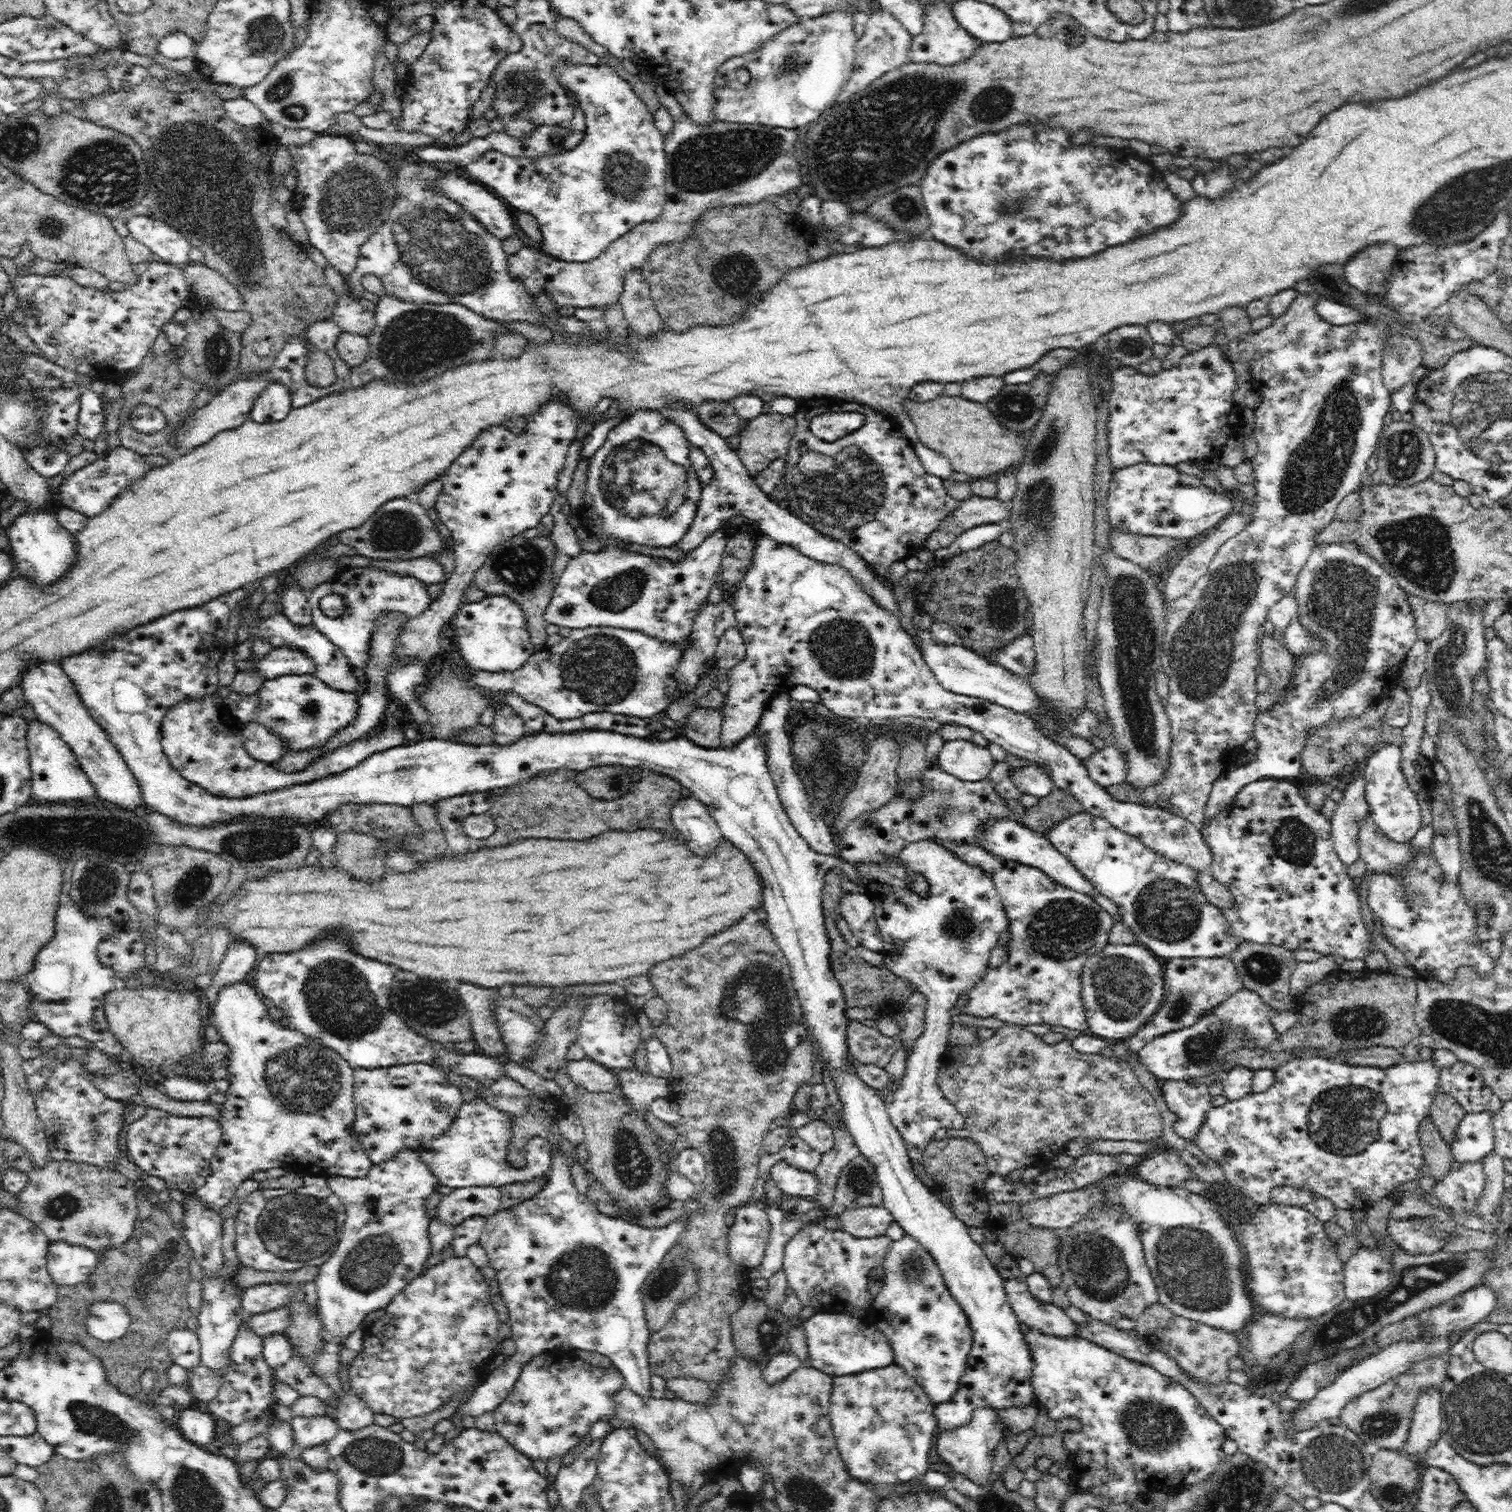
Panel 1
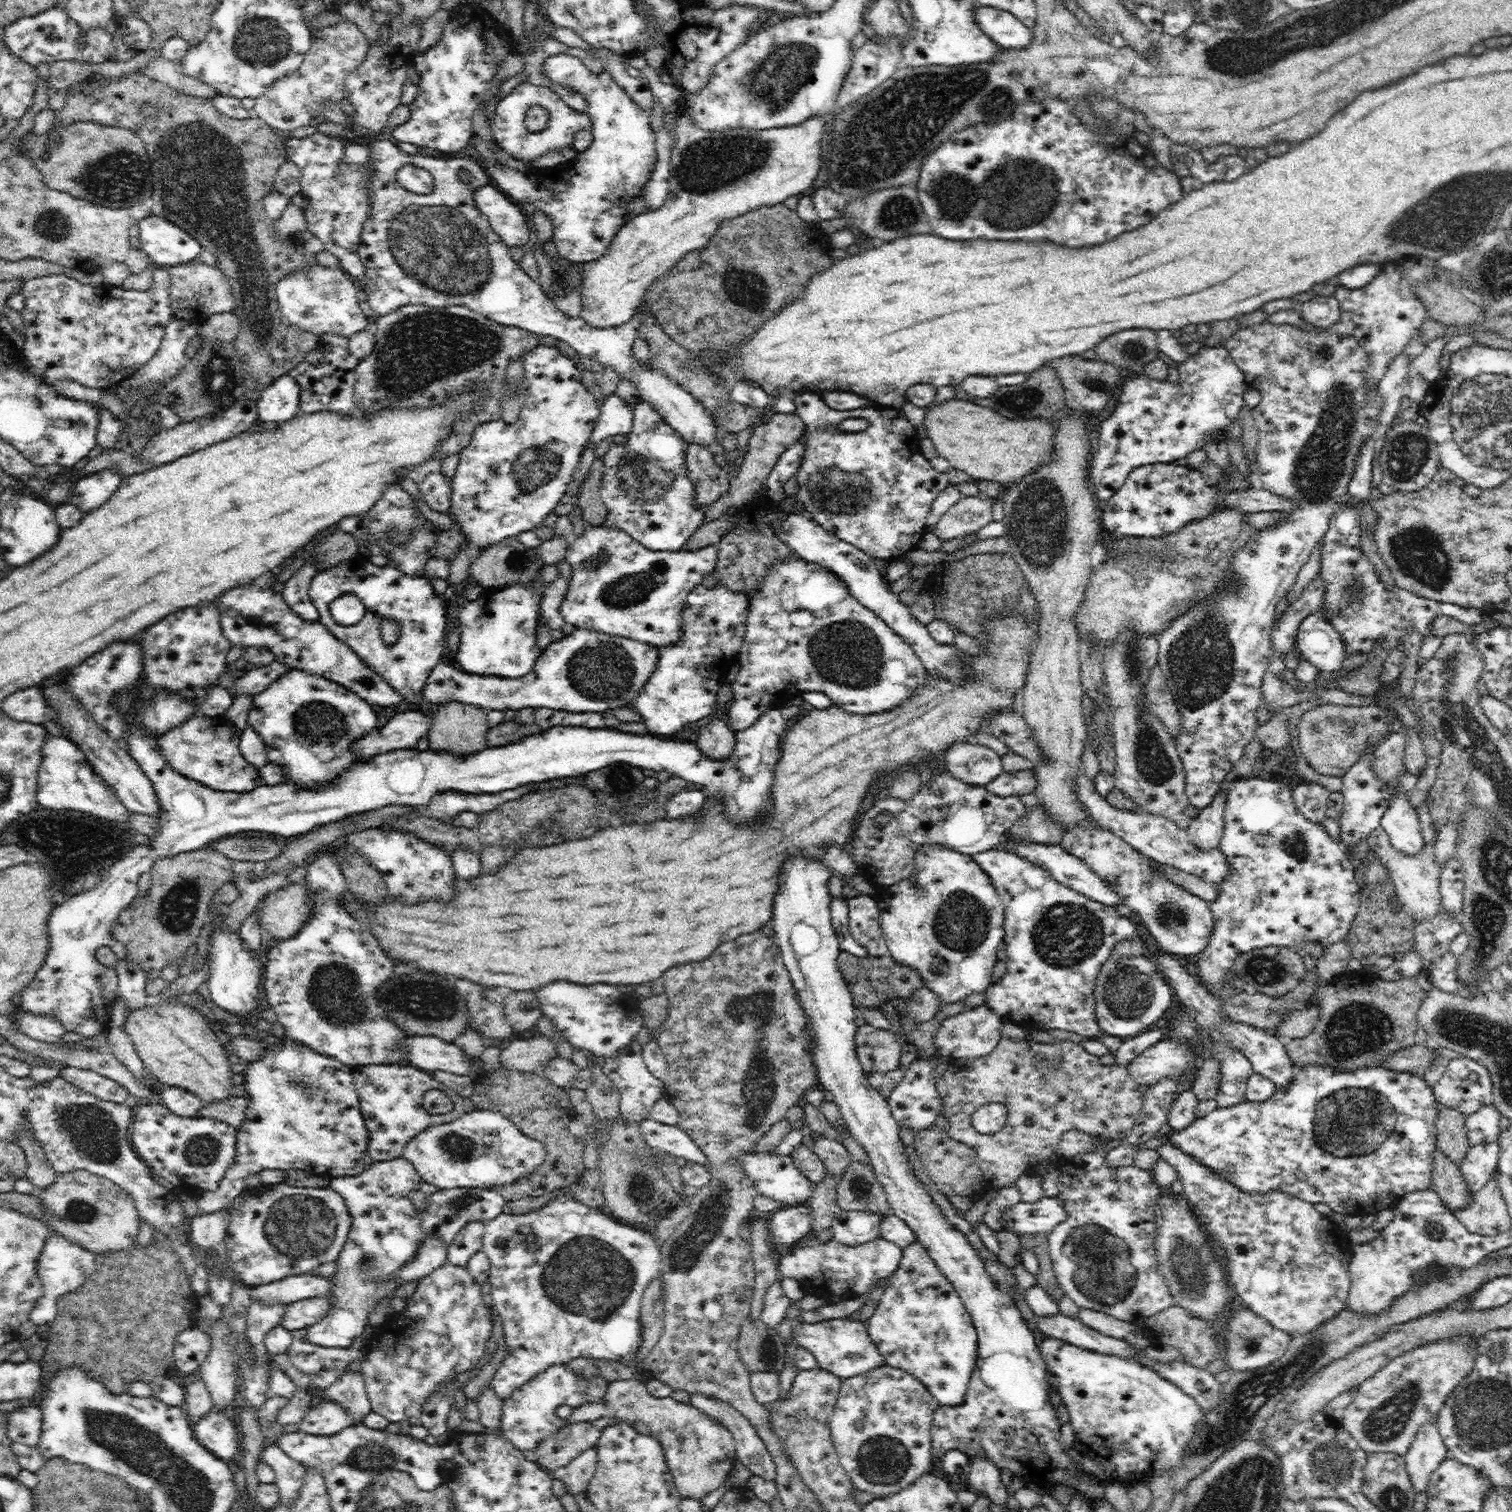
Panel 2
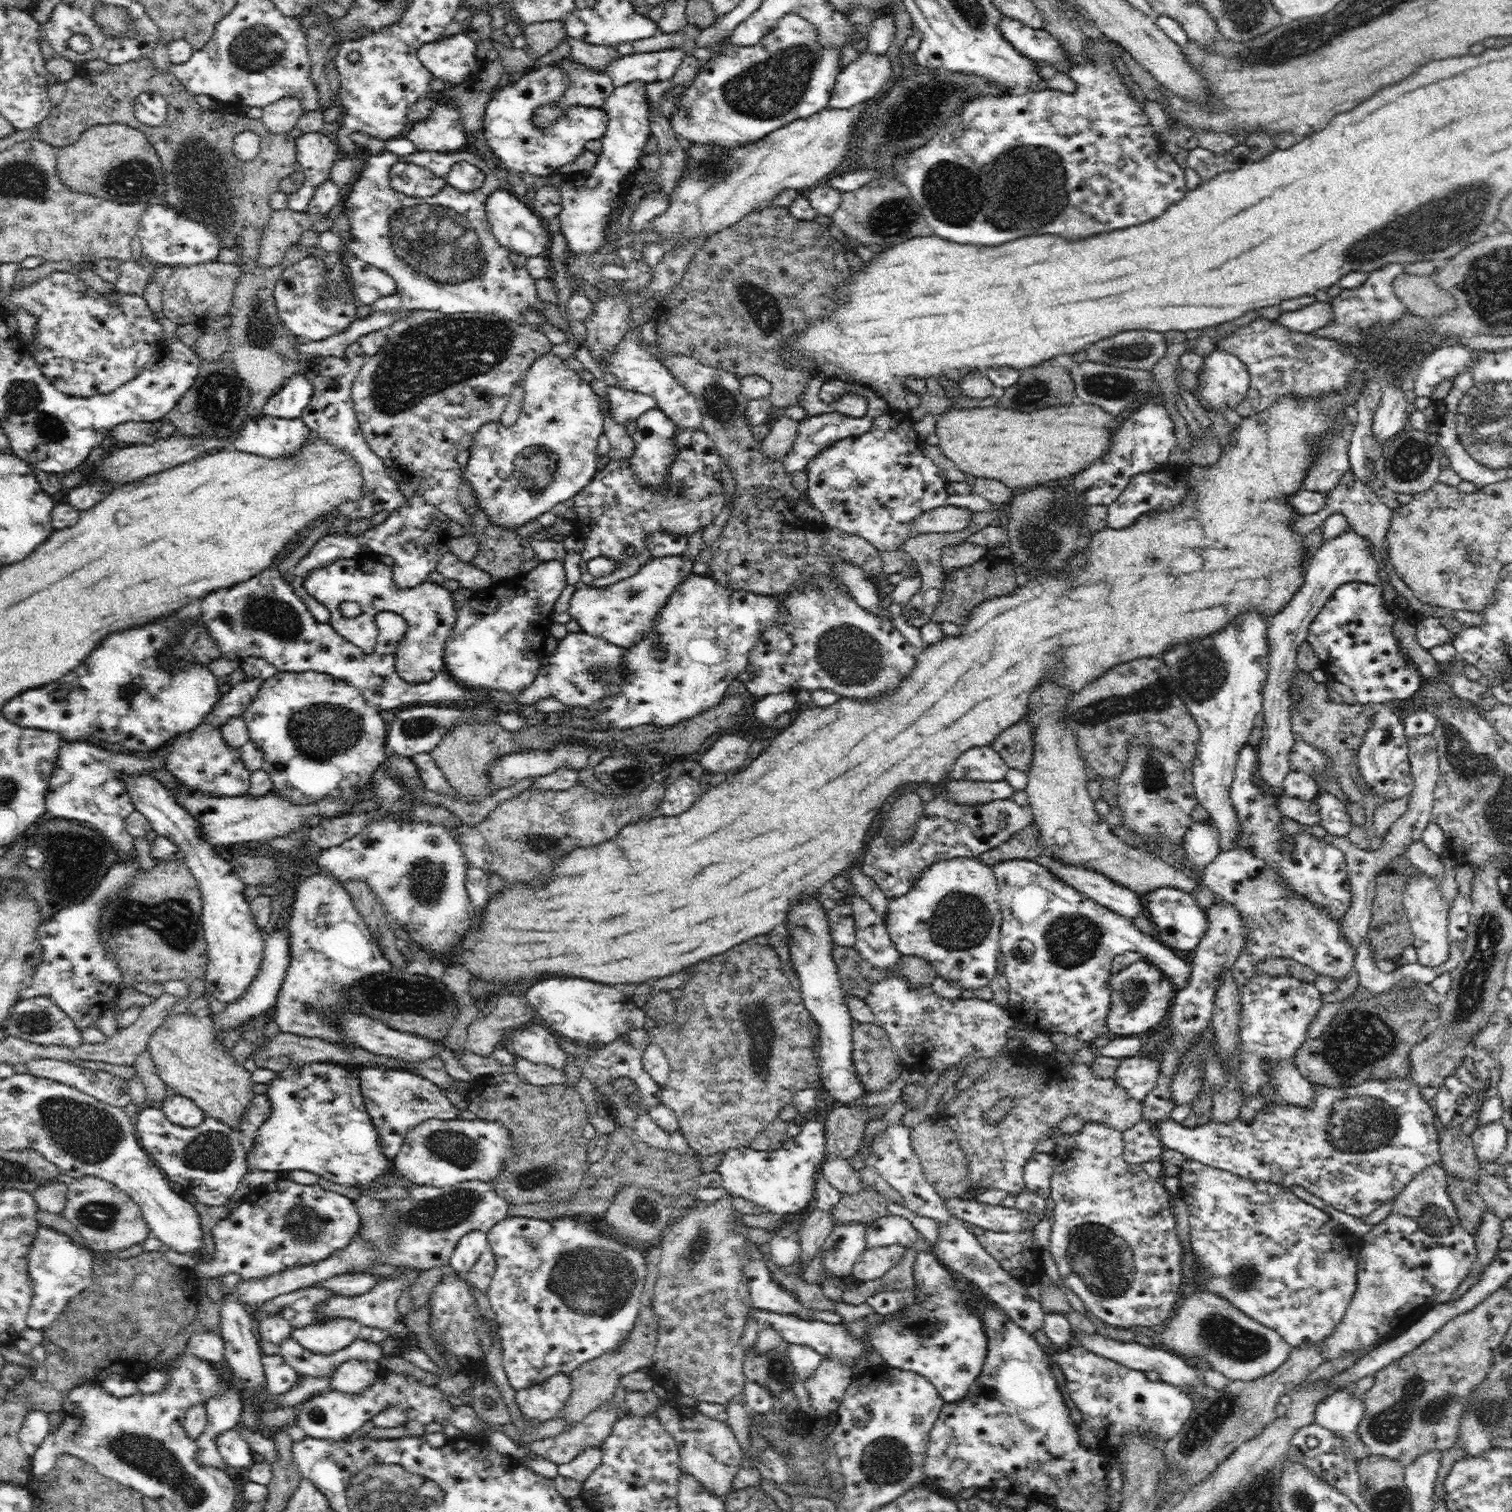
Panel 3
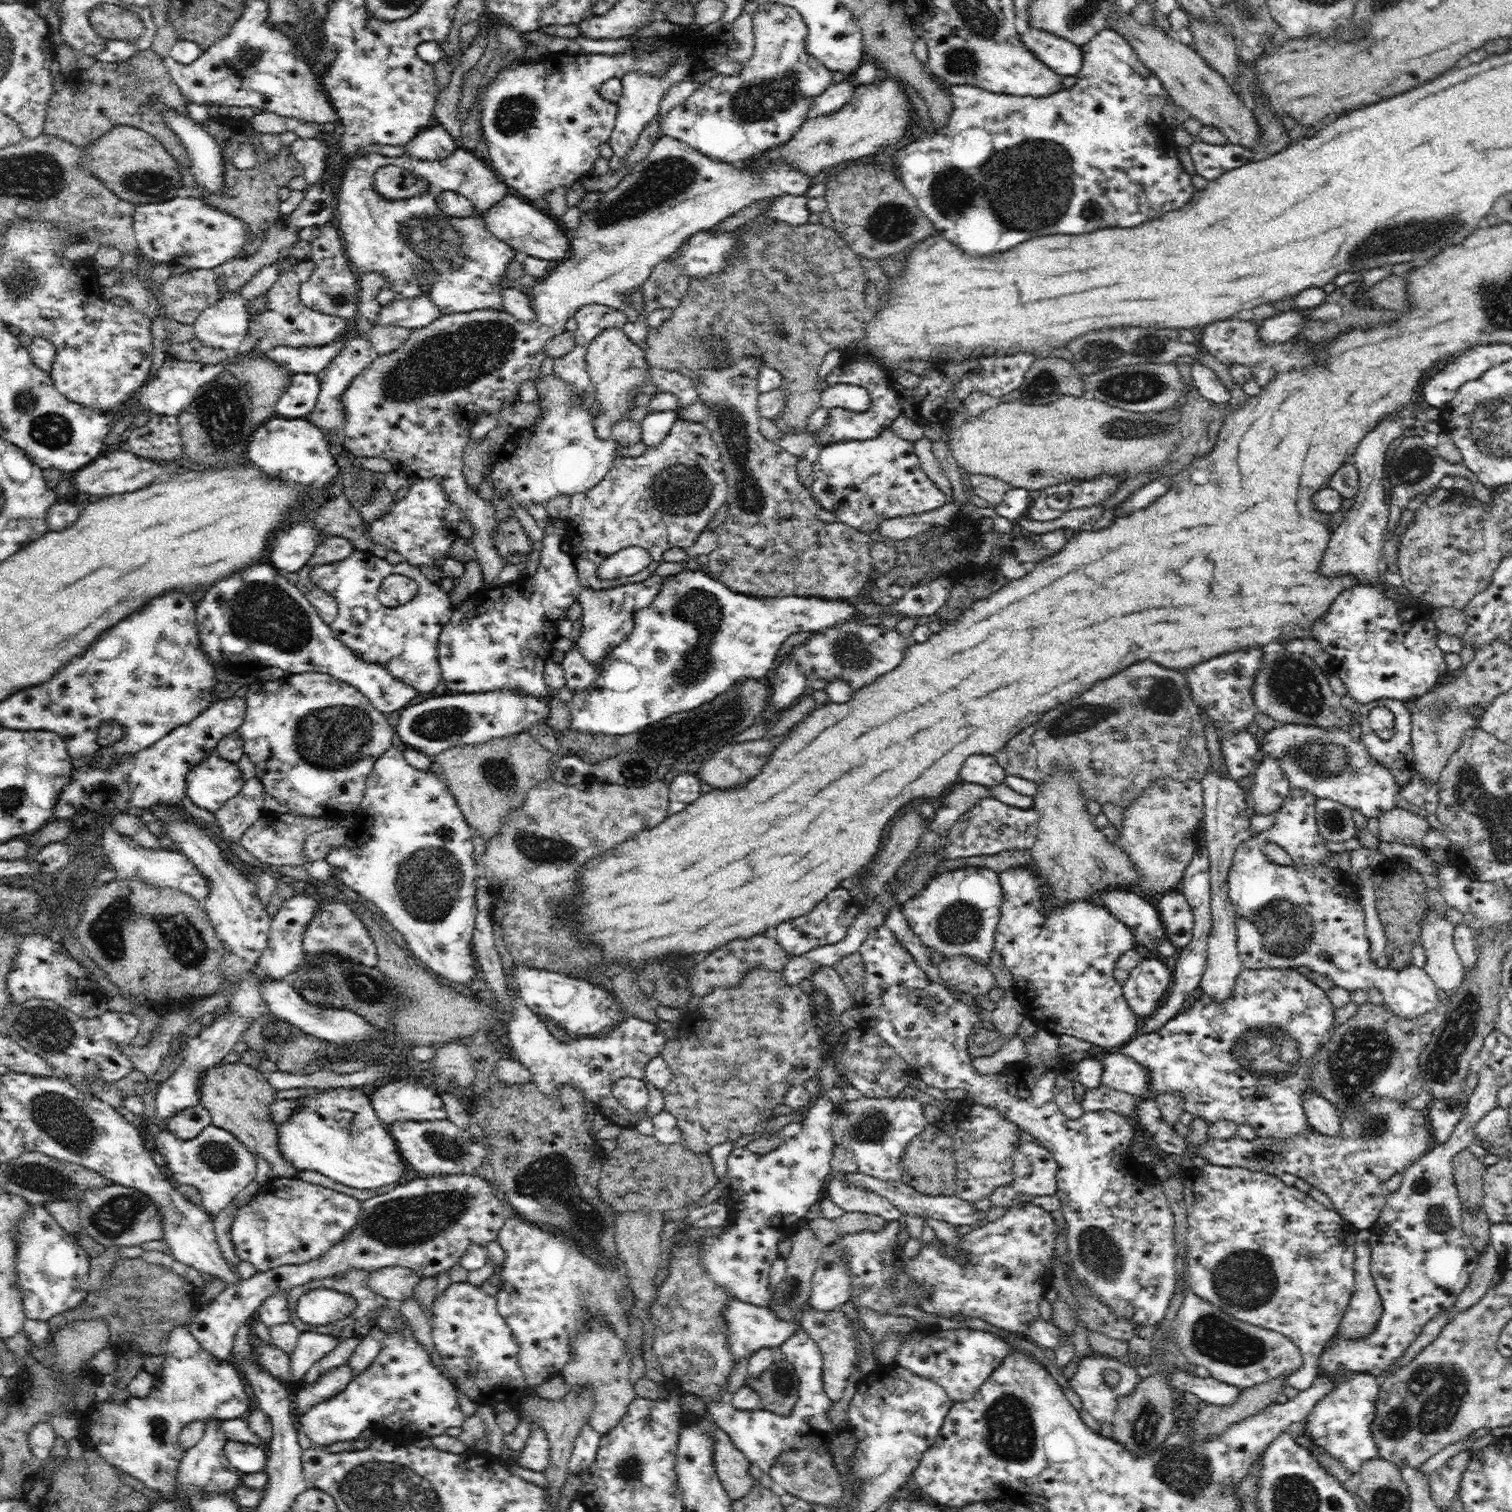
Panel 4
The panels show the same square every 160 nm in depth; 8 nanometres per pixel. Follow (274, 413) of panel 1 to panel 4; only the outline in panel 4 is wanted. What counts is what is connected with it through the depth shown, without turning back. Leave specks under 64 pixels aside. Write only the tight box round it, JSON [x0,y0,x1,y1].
[275,374,319,421]

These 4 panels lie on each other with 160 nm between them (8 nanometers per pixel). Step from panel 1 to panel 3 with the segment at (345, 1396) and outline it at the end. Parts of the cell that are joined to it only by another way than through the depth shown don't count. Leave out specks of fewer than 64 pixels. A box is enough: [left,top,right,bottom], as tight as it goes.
[330,1359,381,1394]

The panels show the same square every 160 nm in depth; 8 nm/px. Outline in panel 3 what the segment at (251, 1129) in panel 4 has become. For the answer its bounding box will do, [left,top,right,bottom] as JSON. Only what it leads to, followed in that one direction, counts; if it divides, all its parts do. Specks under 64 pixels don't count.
[146,1014,255,1131]

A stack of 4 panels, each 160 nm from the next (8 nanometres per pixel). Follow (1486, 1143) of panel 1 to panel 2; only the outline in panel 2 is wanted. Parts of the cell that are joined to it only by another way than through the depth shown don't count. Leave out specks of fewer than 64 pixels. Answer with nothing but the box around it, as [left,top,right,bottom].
[1465,1104,1501,1145]

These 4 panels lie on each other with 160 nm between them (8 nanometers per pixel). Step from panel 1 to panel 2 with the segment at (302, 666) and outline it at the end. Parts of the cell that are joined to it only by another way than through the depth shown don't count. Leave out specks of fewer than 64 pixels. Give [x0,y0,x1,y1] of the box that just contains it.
[233,660,291,696]

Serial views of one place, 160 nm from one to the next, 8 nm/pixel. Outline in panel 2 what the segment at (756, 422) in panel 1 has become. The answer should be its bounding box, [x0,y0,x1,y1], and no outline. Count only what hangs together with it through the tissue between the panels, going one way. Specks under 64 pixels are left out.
[703,412,805,524]

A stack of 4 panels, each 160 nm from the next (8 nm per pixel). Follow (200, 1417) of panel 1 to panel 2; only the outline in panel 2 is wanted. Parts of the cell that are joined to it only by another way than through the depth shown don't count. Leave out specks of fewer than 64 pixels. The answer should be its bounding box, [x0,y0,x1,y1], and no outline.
[191,1408,241,1463]

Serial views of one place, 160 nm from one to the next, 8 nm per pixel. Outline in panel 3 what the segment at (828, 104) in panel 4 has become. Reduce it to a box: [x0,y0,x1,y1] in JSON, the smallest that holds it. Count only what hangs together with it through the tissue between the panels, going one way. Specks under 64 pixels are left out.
[829,45,892,109]

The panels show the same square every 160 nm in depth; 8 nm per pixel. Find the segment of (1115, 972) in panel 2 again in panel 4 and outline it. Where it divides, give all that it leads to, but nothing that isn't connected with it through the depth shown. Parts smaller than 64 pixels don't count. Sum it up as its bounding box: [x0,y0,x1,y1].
[1122,956,1172,1020]

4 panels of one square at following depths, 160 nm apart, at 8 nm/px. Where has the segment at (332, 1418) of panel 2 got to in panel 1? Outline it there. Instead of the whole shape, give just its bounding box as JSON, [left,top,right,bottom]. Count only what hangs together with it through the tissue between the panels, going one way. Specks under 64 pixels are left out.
[291,1415,338,1448]

